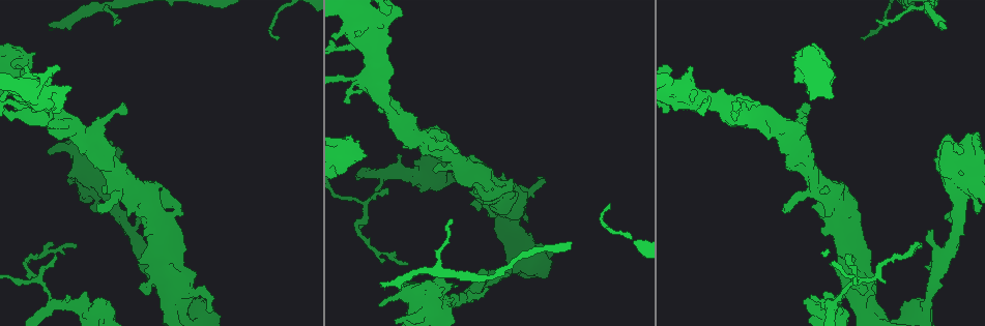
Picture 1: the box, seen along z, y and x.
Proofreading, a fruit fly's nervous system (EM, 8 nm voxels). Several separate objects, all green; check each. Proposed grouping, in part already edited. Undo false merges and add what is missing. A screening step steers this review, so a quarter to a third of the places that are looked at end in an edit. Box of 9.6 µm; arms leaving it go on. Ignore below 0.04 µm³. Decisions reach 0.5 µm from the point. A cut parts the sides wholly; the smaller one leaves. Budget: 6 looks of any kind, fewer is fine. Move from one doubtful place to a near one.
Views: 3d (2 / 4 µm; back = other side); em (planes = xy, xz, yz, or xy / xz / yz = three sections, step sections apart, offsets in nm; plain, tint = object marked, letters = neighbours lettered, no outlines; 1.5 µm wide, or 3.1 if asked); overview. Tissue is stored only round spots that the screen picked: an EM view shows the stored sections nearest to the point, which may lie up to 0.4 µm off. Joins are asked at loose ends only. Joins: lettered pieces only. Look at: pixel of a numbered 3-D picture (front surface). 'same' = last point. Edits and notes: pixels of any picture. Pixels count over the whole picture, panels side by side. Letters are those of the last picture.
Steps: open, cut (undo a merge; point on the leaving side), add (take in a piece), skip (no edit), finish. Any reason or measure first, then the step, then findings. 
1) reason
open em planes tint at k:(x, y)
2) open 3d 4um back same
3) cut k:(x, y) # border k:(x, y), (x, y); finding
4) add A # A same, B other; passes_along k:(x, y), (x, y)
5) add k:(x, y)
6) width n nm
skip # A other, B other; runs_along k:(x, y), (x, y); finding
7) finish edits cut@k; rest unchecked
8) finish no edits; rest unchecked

thin end
open em xz step 8 tint at 1:(450, 220)

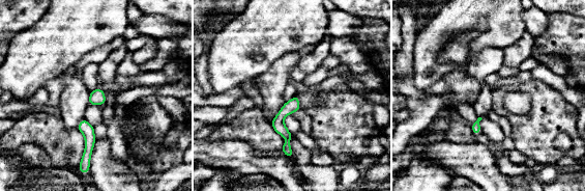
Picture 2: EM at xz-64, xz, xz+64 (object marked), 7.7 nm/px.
open em planes letters same

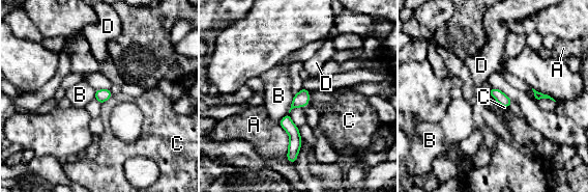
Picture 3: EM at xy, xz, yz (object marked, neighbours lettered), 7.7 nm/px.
skip # A other, B other, C other, D other; runs_along 3:(304, 91), (288, 113), (293, 158); no lettered piece goes on from it

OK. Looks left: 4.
arms part here
open 3d 4um at 1:(367, 200)

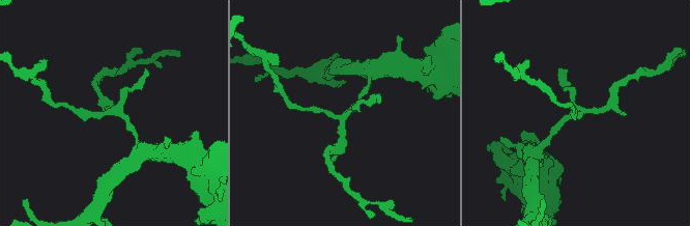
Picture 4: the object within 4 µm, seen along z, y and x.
shape alone is not enough
open em planes letters at 4:(581, 111)

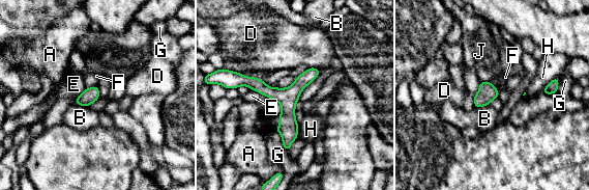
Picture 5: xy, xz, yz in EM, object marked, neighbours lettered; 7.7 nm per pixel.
skip # A other, B other, D other, E other, F other, G other, H other, J other; border 5:(253, 89), (271, 99); continuous, no second neuron

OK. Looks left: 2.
finish no edits; rest unchecked

